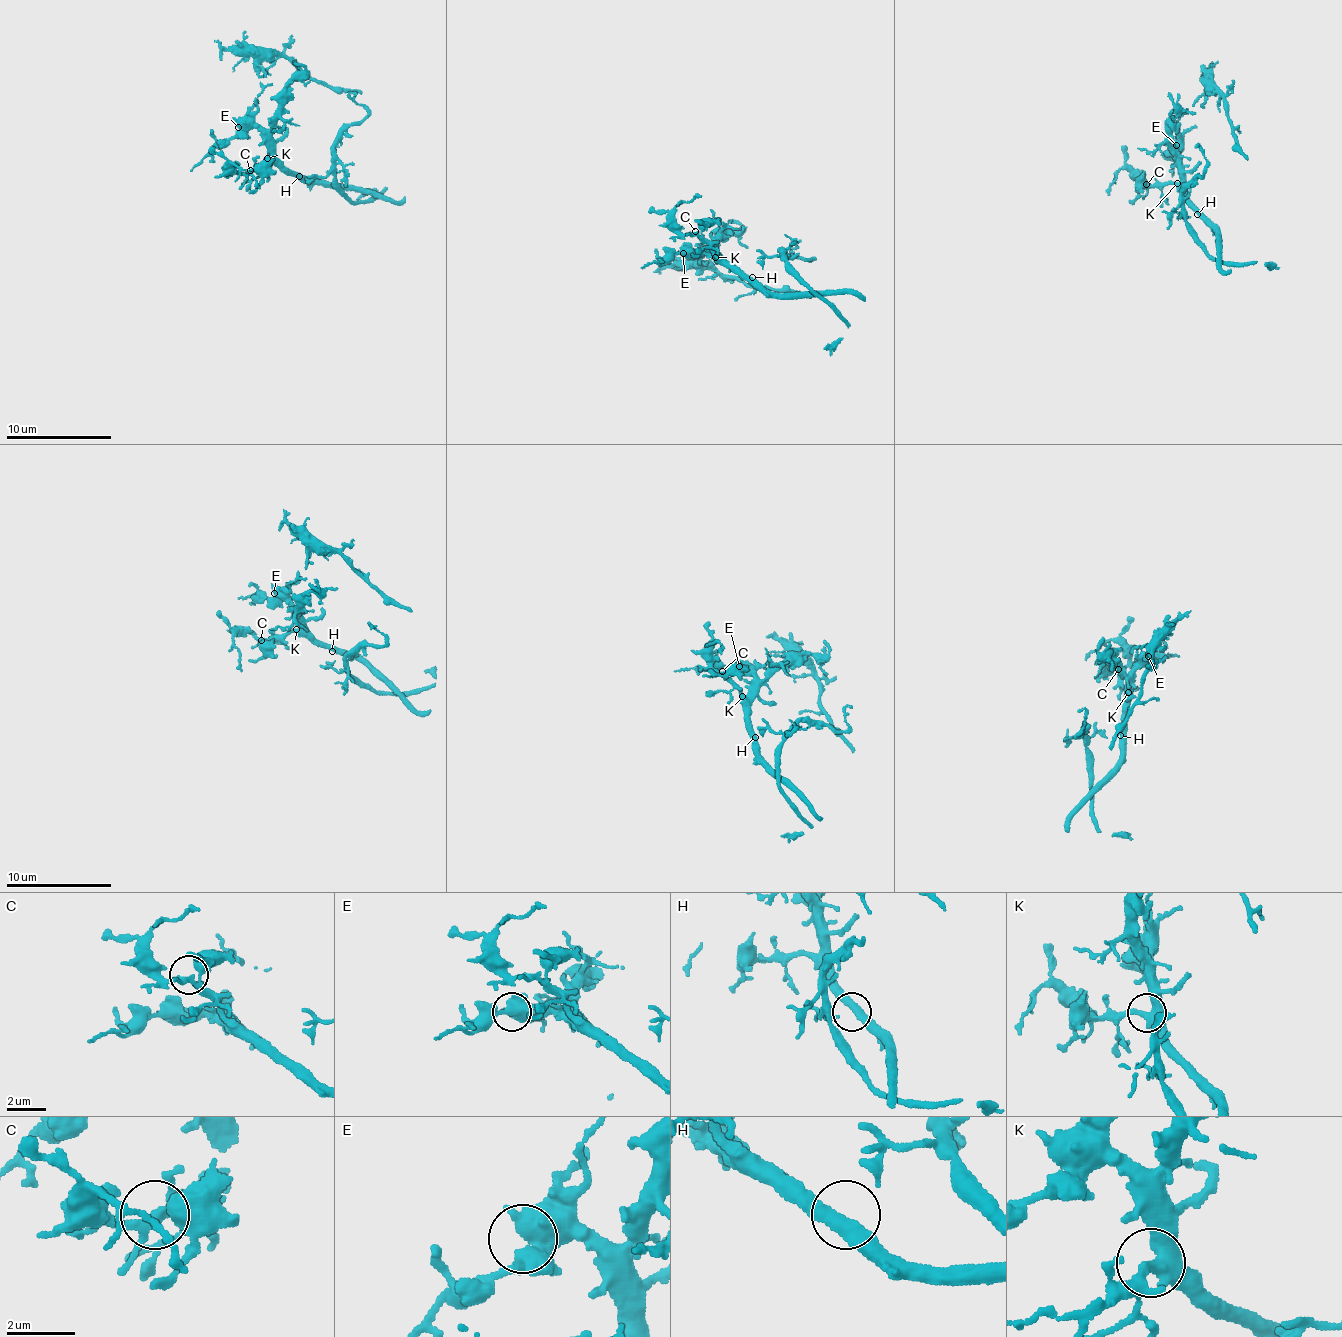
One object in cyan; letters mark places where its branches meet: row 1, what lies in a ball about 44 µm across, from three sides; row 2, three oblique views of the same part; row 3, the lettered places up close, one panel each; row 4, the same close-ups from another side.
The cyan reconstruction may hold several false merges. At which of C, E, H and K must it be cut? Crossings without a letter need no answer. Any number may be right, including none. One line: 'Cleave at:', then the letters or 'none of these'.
Cleave at: none of these

